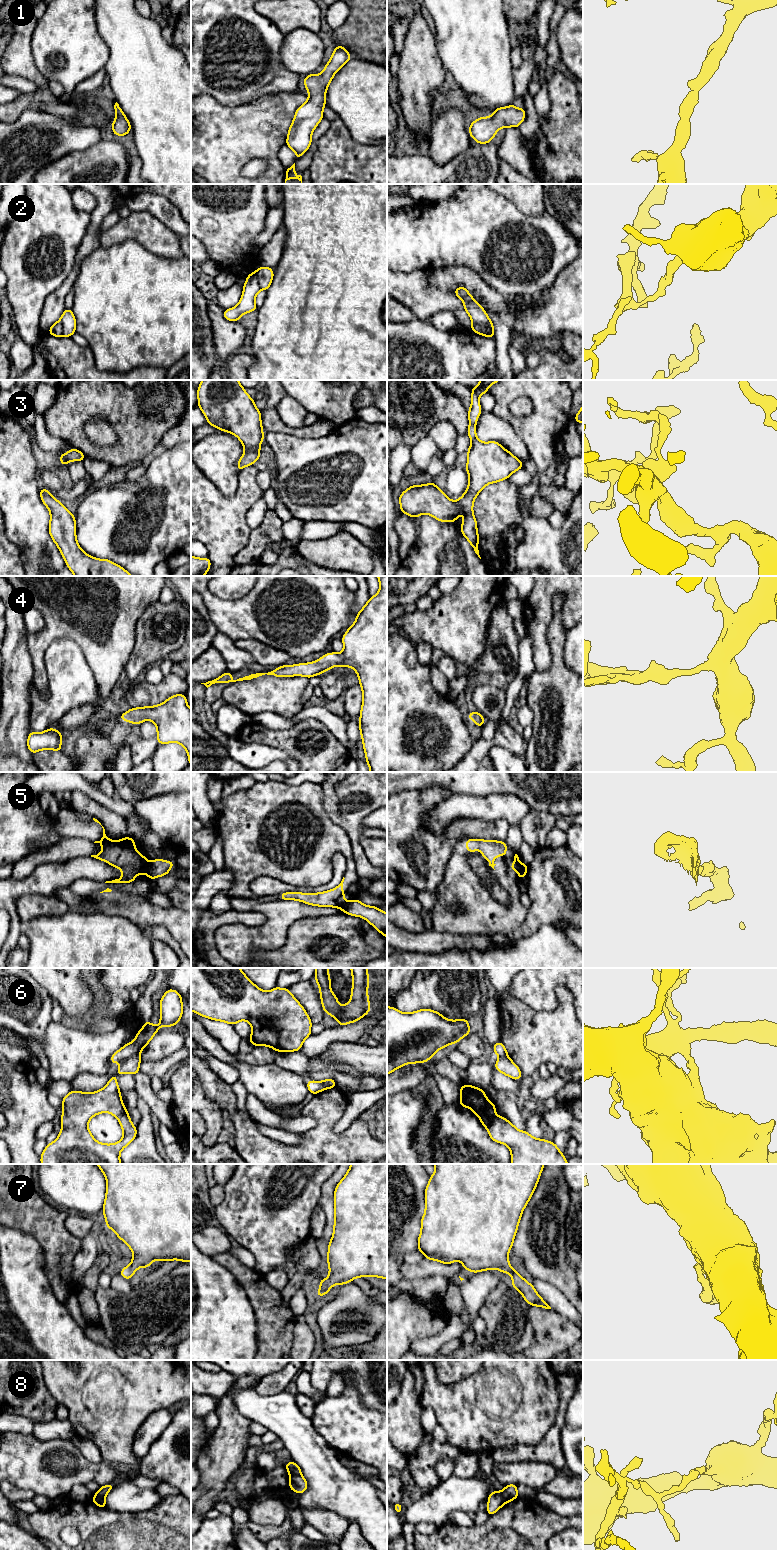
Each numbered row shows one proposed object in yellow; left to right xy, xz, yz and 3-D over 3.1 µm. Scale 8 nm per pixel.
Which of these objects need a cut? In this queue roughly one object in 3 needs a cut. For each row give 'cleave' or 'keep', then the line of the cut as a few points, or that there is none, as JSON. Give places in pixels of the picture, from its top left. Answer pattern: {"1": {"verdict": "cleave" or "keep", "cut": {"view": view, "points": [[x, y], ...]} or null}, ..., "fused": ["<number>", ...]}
{"1": {"verdict": "keep", "cut": null}, "2": {"verdict": "cleave", "cut": {"view": "xz", "points": [[254, 272], [261, 289]]}}, "3": {"verdict": "keep", "cut": null}, "4": {"verdict": "keep", "cut": null}, "5": {"verdict": "cleave", "cut": {"view": "xy", "points": [[149, 862], [146, 872]]}}, "6": {"verdict": "cleave", "cut": {"view": "xy", "points": [[138, 1054], [123, 1060]]}}, "7": {"verdict": "keep", "cut": null}, "8": {"verdict": "cleave", "cut": {"view": "xy", "points": [[94, 1495], [104, 1498]]}}, "fused": ["2", "5", "6", "8"]}

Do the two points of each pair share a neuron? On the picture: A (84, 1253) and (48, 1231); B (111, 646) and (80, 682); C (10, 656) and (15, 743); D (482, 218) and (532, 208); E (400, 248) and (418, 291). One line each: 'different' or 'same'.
A: different
B: different
C: same
D: different
E: different

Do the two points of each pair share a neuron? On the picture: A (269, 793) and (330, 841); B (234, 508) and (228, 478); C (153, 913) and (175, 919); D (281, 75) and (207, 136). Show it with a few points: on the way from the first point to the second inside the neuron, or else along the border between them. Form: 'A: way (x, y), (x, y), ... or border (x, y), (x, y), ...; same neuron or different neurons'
A: way (289, 797), (309, 801), (324, 817), (325, 821); same neuron
B: border (239, 473), (231, 496), (212, 482); different neurons
C: way (158, 916), (170, 918); same neuron
D: border (269, 94), (246, 103), (232, 106), (224, 105); different neurons

